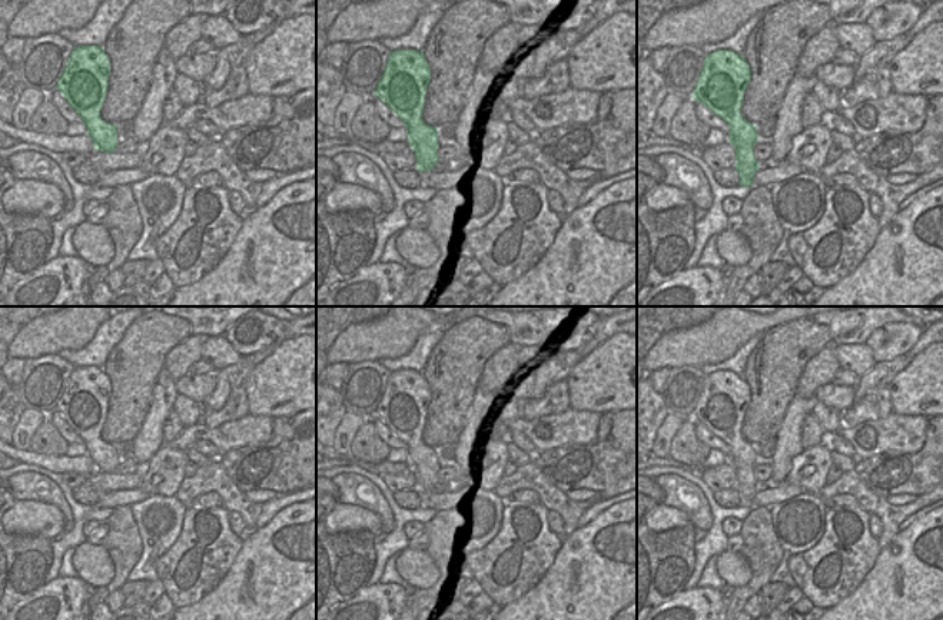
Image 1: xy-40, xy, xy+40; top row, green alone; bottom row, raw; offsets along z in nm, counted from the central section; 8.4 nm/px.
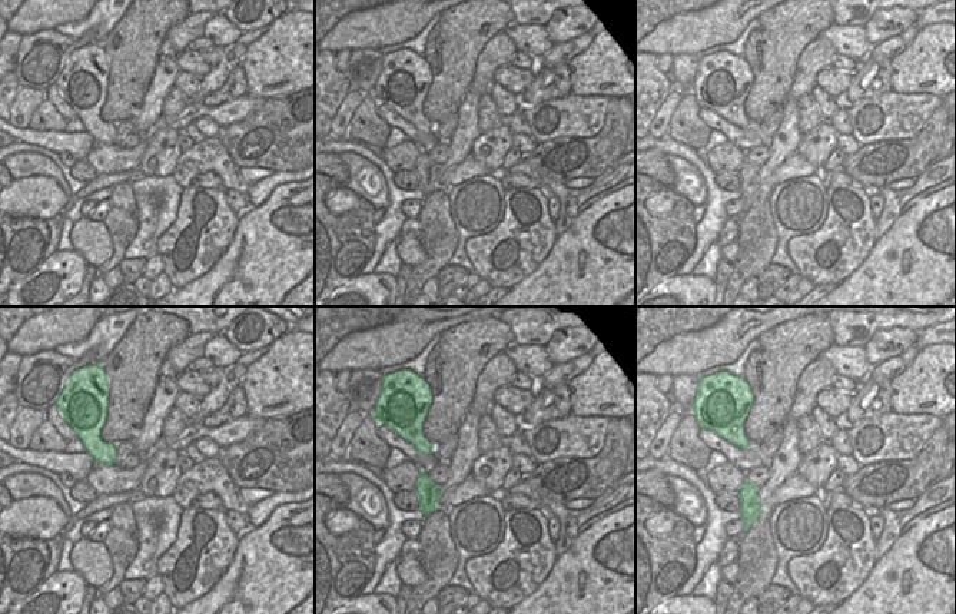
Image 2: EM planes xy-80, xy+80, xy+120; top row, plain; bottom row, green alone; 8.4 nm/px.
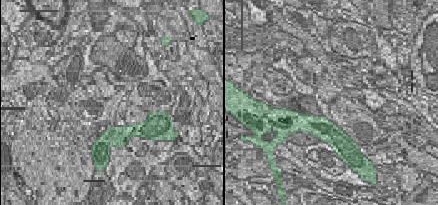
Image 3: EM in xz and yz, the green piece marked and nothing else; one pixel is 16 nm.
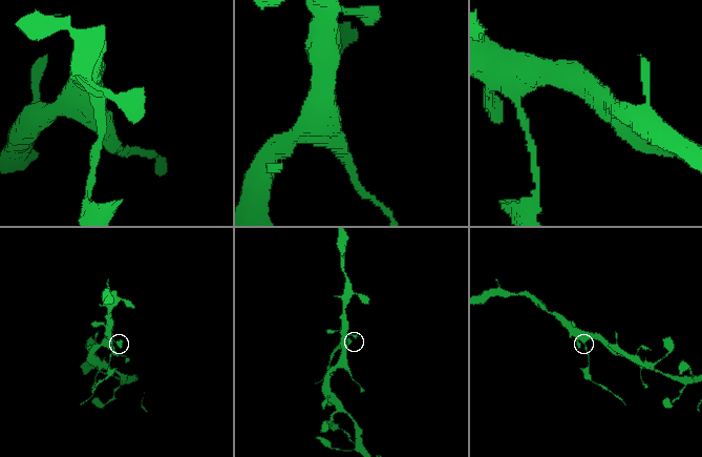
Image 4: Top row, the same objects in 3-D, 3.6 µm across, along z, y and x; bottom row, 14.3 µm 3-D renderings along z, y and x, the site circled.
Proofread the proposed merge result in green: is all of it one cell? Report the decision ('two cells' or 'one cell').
two cells

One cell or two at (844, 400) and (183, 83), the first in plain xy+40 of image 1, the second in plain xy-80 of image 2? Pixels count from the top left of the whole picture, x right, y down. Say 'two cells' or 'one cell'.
two cells

